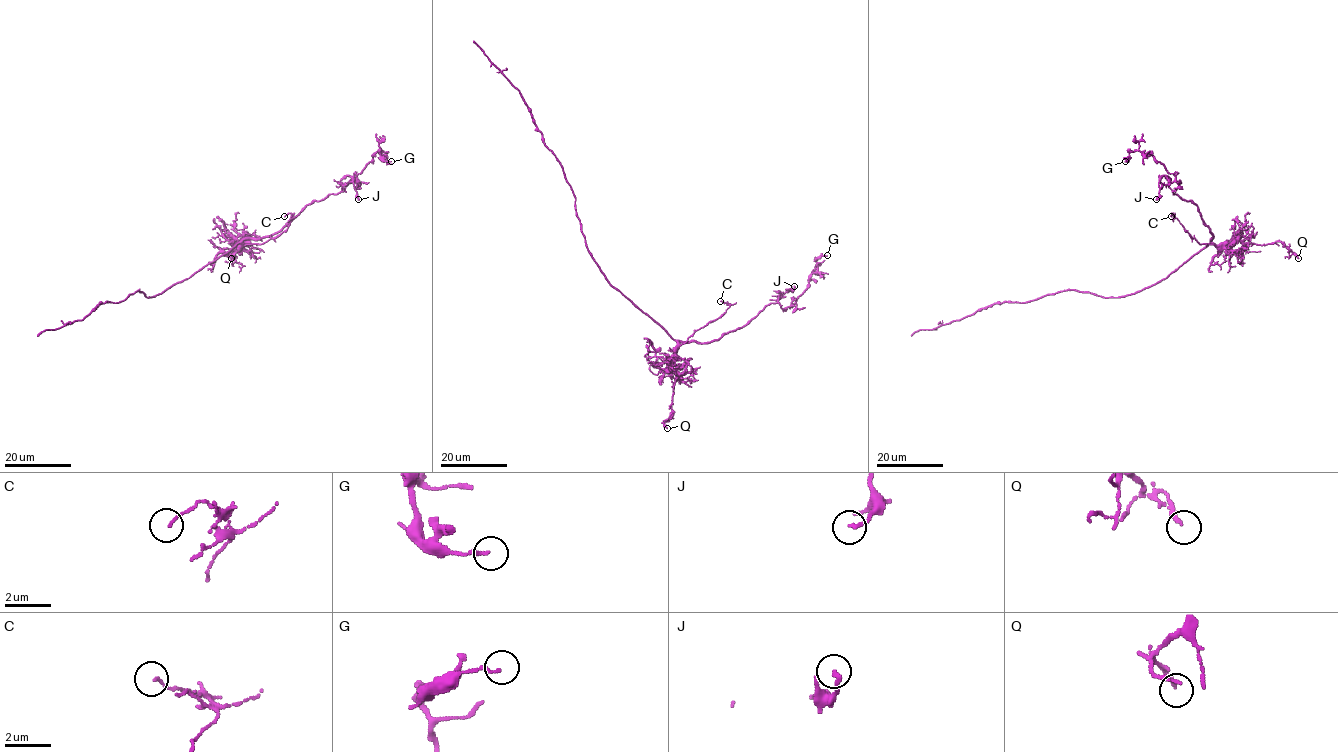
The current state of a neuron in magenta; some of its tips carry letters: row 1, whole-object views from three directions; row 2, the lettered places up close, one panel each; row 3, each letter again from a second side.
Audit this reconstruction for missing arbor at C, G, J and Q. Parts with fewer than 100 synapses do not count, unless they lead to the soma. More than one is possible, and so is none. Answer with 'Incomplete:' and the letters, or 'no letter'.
Incomplete: no letter

